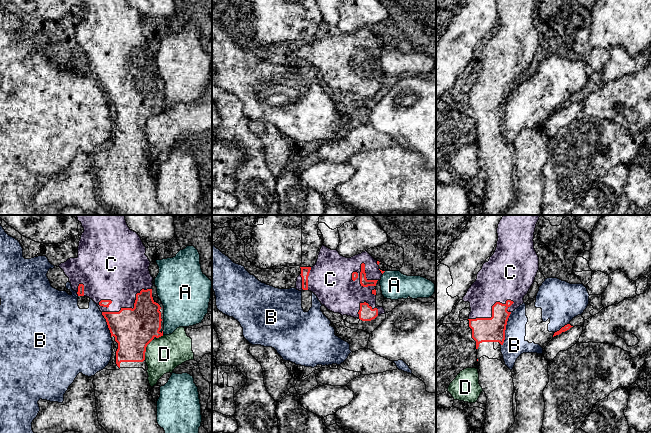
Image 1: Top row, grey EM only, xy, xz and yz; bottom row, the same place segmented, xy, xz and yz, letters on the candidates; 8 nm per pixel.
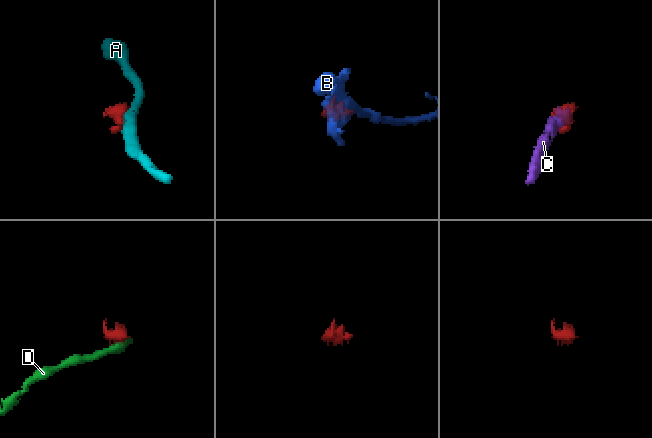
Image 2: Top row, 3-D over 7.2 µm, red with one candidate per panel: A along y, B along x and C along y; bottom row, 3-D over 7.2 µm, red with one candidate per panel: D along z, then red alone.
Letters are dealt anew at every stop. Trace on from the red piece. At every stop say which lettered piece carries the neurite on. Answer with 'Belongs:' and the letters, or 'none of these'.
Belongs: C

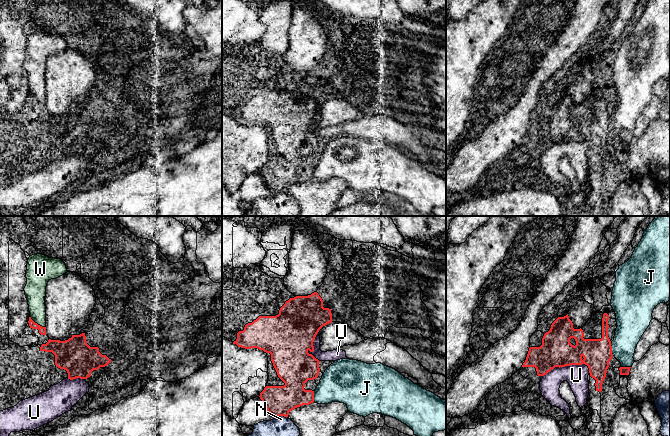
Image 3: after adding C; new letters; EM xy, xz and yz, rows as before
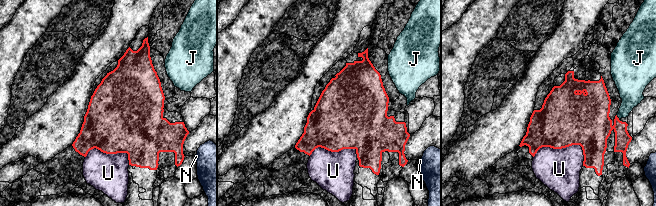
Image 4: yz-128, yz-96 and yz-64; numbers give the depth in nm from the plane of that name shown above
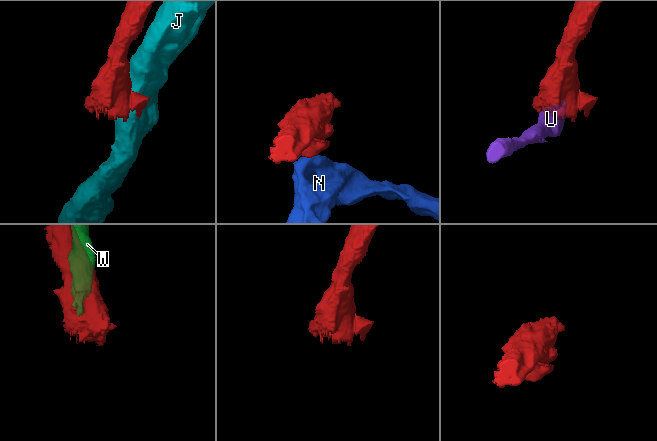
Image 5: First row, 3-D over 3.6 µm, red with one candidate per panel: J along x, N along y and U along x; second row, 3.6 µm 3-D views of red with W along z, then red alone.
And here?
Belongs: none of these

